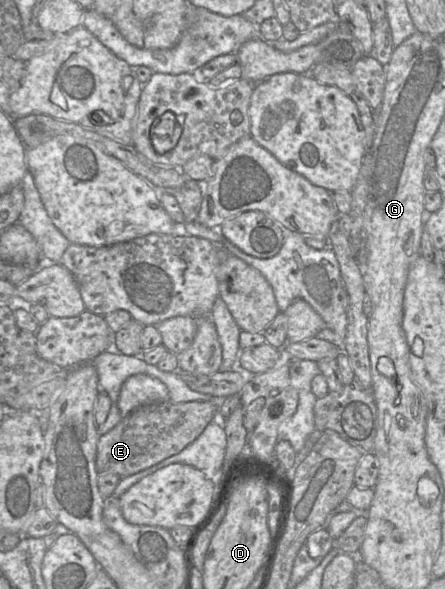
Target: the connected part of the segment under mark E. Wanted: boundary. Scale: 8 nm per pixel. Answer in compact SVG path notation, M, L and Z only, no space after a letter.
M222 399L182 403L166 401L136 409L110 431L99 436L96 454L98 474L114 473L125 478L178 454L216 419Z

